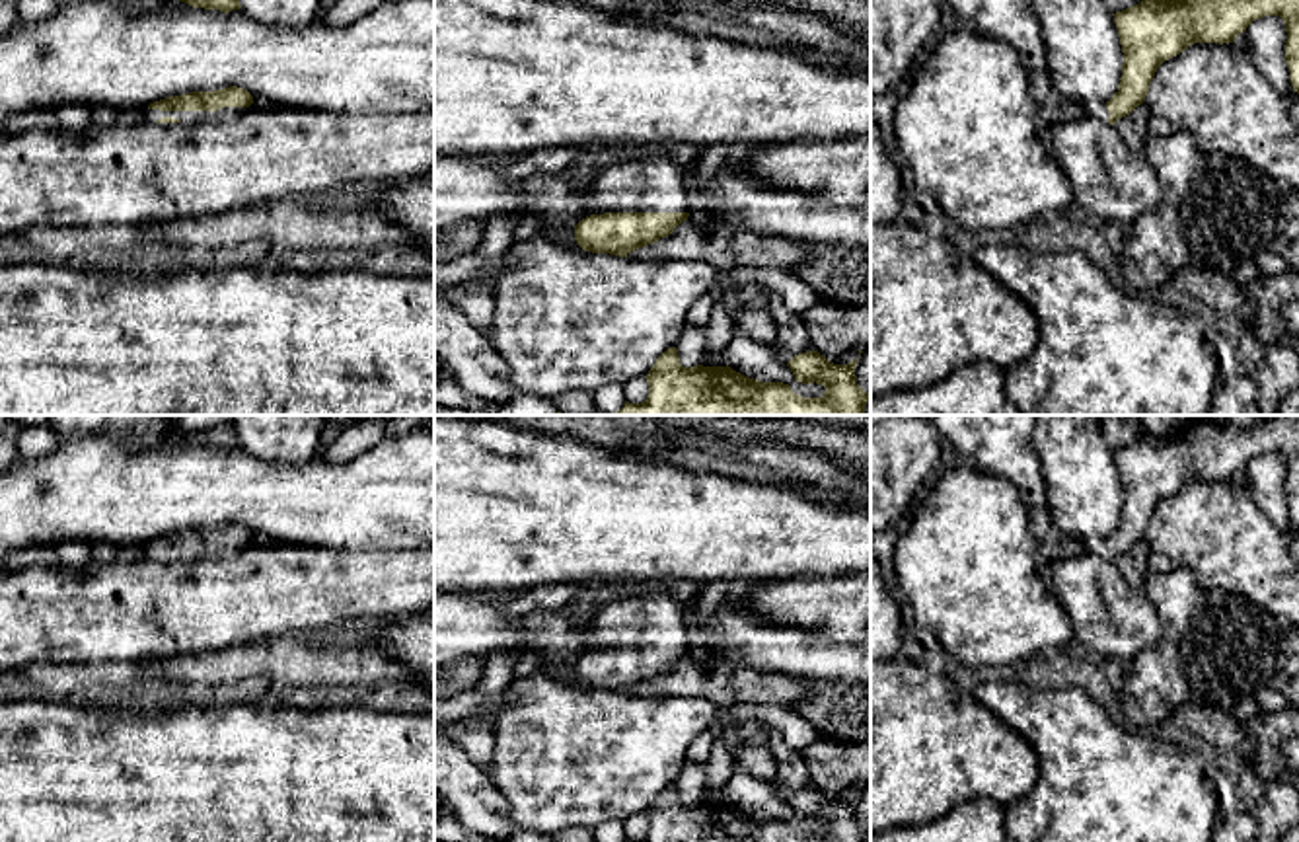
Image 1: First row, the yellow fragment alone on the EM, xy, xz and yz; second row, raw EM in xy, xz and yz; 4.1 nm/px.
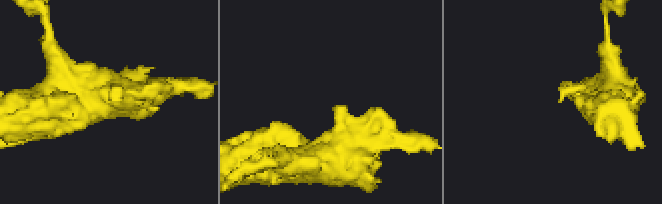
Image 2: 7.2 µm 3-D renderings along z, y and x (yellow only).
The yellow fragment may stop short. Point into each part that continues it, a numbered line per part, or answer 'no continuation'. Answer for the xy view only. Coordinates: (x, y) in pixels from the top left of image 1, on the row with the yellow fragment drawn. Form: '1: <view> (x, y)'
1: xy (187, 117)

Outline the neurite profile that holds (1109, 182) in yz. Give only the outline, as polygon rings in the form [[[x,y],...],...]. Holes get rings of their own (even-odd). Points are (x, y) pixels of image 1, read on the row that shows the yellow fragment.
[[[1095,117],[1052,125],[1050,144],[1071,185],[1073,205],[1102,224],[1114,222],[1126,230],[1161,201],[1161,181],[1155,168],[1141,152],[1132,152],[1126,146],[1114,125]]]

